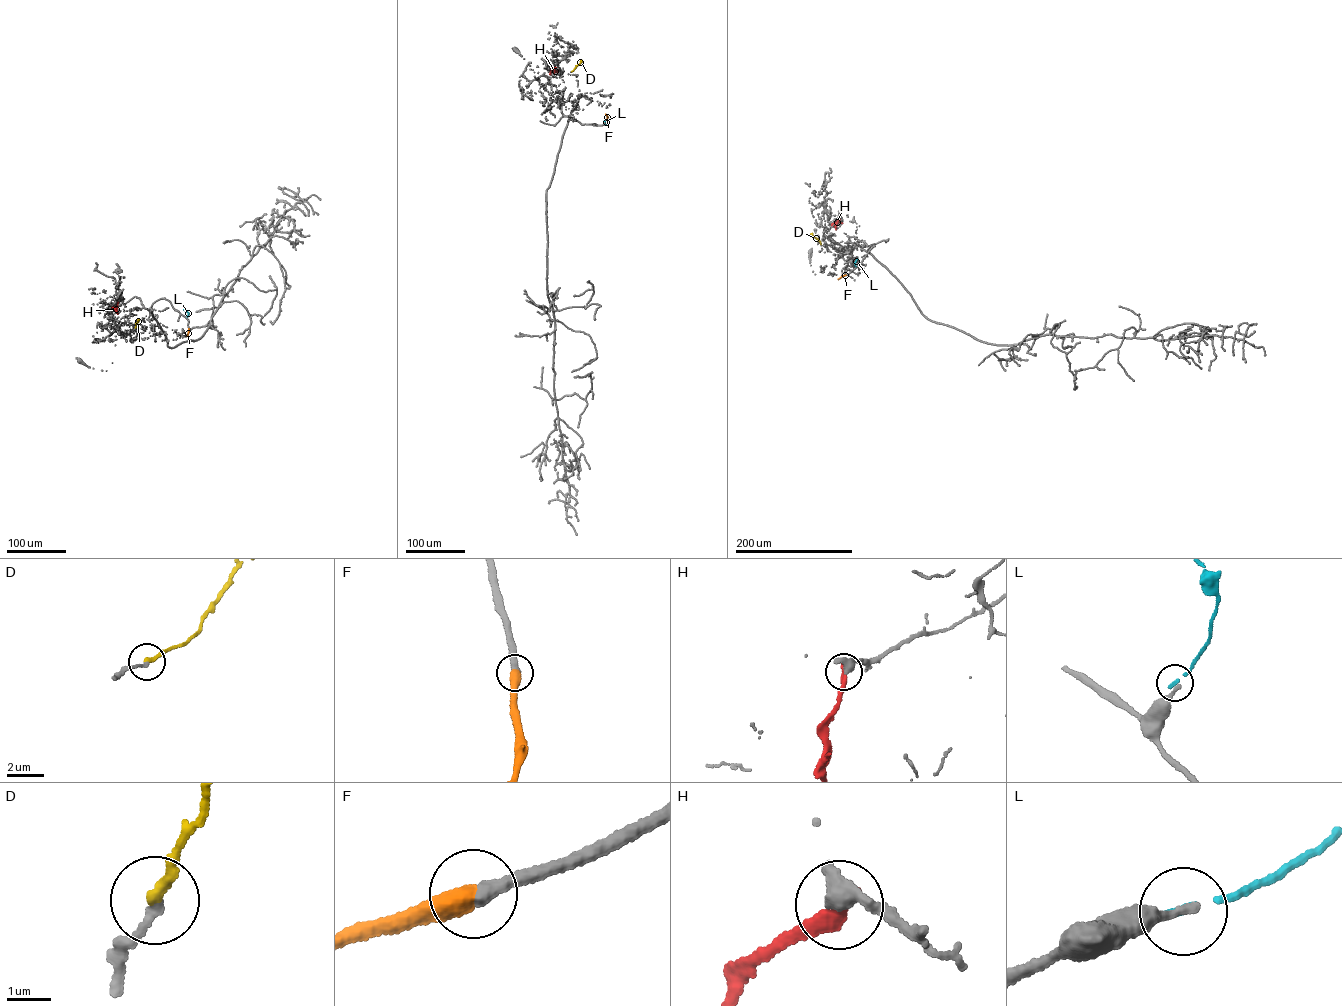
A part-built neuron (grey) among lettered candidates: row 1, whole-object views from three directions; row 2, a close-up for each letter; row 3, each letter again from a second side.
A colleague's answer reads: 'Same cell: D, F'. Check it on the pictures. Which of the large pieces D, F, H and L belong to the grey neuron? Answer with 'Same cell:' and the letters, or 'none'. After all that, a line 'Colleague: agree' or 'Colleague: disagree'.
Same cell: D, F
Colleague: agree

